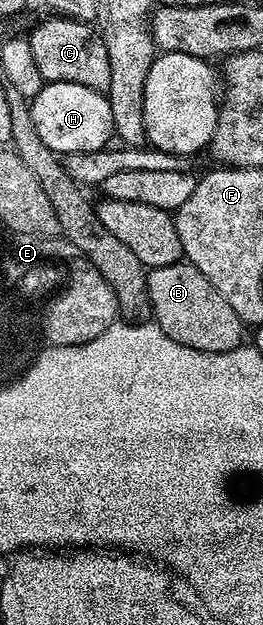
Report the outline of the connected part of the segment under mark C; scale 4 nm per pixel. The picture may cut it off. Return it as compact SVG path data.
M51 17L45 23L40 23L33 29L32 35L27 36L30 53L34 53L34 61L38 64L38 71L45 81L50 83L73 83L86 85L90 89L101 93L107 92L110 85L110 57L106 53L103 34L94 29L95 26L77 19L65 17Z

